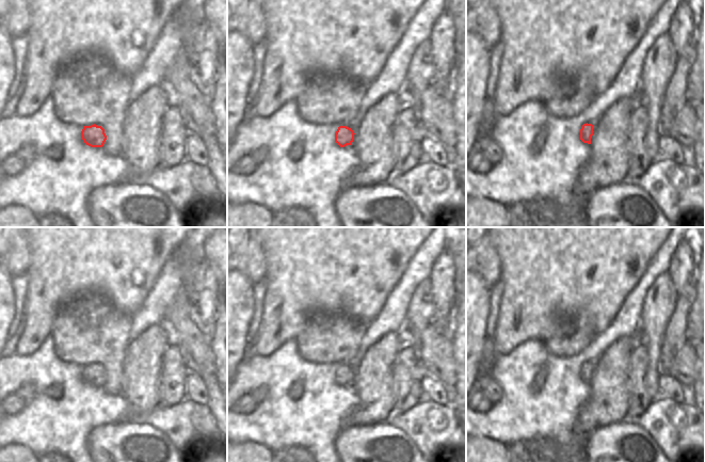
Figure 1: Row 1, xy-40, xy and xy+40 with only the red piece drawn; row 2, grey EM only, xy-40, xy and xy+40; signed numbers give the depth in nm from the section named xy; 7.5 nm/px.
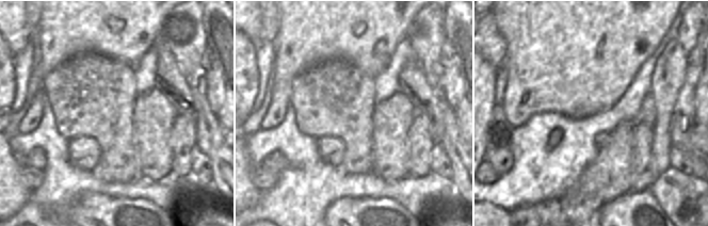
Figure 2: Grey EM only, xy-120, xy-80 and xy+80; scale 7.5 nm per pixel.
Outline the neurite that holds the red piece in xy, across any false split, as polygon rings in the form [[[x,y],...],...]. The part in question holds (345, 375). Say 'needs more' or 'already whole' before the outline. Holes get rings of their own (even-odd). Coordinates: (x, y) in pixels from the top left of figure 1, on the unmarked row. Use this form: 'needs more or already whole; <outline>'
already whole; [[[339,365],[335,372],[335,381],[340,385],[352,384],[354,379],[354,370],[347,365]]]

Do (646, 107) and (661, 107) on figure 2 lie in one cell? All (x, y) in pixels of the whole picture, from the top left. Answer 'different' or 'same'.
different

